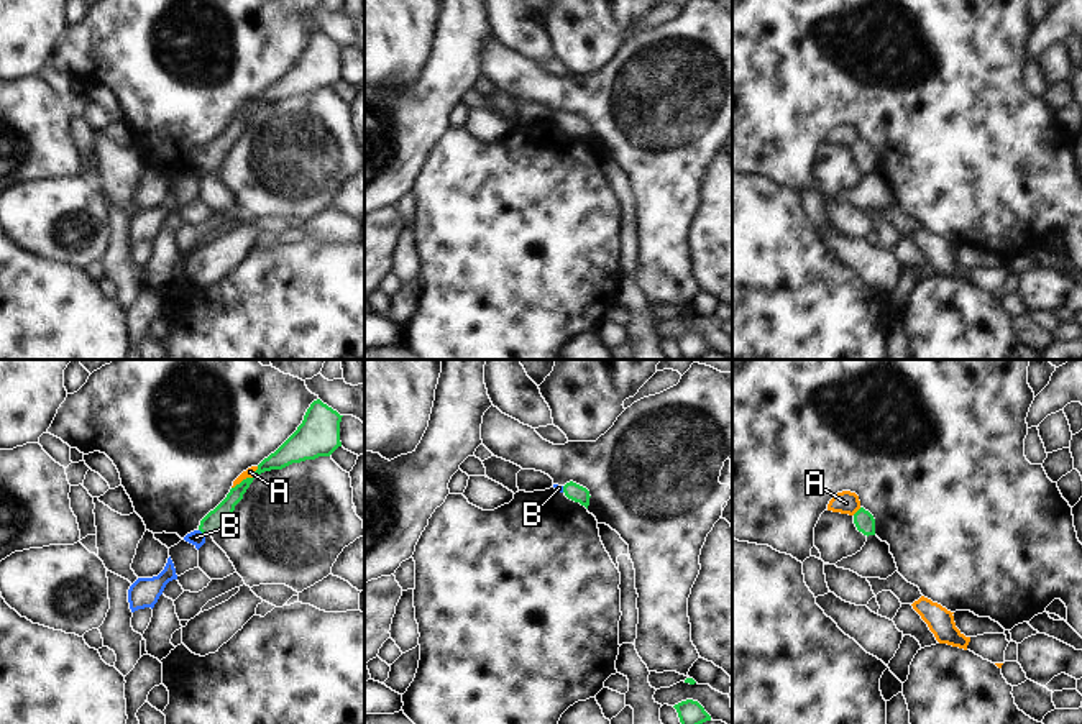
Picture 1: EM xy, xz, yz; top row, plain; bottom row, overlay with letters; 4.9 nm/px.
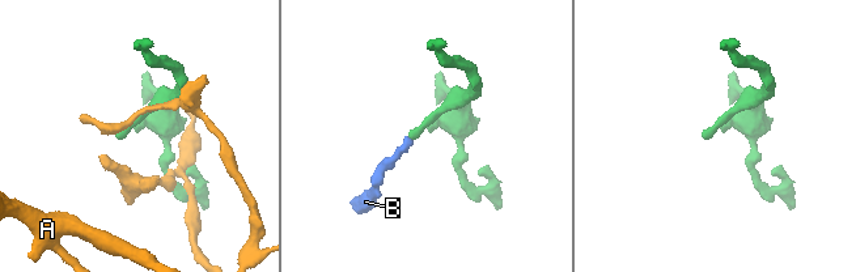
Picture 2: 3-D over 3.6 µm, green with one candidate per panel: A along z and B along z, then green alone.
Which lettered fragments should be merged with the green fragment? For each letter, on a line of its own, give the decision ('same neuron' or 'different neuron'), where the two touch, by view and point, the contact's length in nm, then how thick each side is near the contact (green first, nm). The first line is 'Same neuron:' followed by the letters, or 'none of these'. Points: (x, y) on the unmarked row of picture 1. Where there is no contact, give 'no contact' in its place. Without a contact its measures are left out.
Same neuron: B
A: different neuron; contact xy (247, 110); length 170 nm; calibres 110 and 50 nm
B: same neuron; contact xy (201, 163); length 50 nm; calibres 100 and 70 nm

